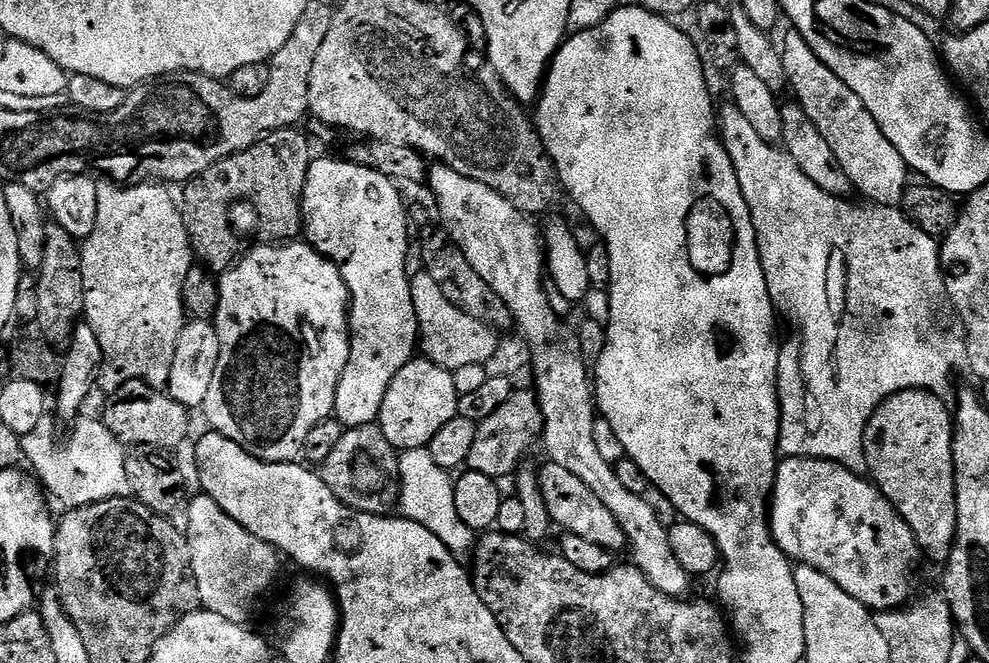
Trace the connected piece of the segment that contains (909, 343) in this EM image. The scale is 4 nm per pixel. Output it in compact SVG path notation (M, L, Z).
M728 106L725 112L723 109L718 124L722 129L724 148L734 162L734 170L738 174L738 182L746 198L746 206L750 206L768 293L779 319L783 323L784 320L788 323L788 341L785 339L780 349L780 365L776 379L776 389L780 391L779 455L784 458L806 456L835 460L852 472L860 472L865 467L864 431L880 403L907 388L922 388L926 392L945 394L944 392L952 388L952 375L968 363L966 329L960 323L948 299L946 273L940 262L941 245L933 237L927 236L917 224L913 224L899 207L863 208L860 204L851 204L853 202L851 199L831 196L826 194L826 190L822 190L822 186L814 186L814 182L810 182L810 178L802 174L798 162L794 162L794 158L790 158L783 147L764 140L762 134L758 134L758 130L750 126L750 118L746 118L746 114L742 114L742 110L738 110L735 106Z

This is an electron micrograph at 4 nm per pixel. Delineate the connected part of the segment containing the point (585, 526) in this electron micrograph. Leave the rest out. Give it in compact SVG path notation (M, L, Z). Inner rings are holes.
M551 462L545 465L545 468L539 469L540 489L542 496L546 498L546 510L553 525L564 532L578 534L578 538L586 538L586 542L606 546L606 550L614 554L625 551L624 531L618 518L614 518L614 514L606 506L606 502L602 502L602 498L598 498L598 494L594 494L594 490L590 490L590 486L582 482L582 478L578 478L578 474L570 474L566 466L558 466Z

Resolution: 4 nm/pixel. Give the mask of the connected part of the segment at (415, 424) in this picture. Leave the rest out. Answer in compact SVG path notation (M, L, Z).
M413 358L407 366L398 370L398 374L394 378L394 382L390 382L390 386L386 390L386 398L382 402L378 423L382 434L386 434L386 442L390 442L397 450L427 448L428 443L434 438L434 434L438 434L438 430L442 430L442 426L446 426L446 422L450 422L450 418L458 415L460 398L460 393L455 389L453 373L438 366L430 359Z

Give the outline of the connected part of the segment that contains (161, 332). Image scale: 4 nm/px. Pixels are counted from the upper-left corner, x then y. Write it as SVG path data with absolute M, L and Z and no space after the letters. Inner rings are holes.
M115 182L97 183L98 190L98 222L94 230L83 241L80 250L82 262L82 282L84 283L84 314L83 319L98 334L98 342L102 346L104 365L102 368L102 384L104 380L105 393L117 392L122 385L131 380L143 380L153 388L163 389L170 378L170 366L174 366L174 350L178 350L178 338L186 323L186 313L183 306L183 280L194 265L192 243L188 240L188 228L184 224L184 214L181 205L167 192L169 189L160 182L121 186Z

